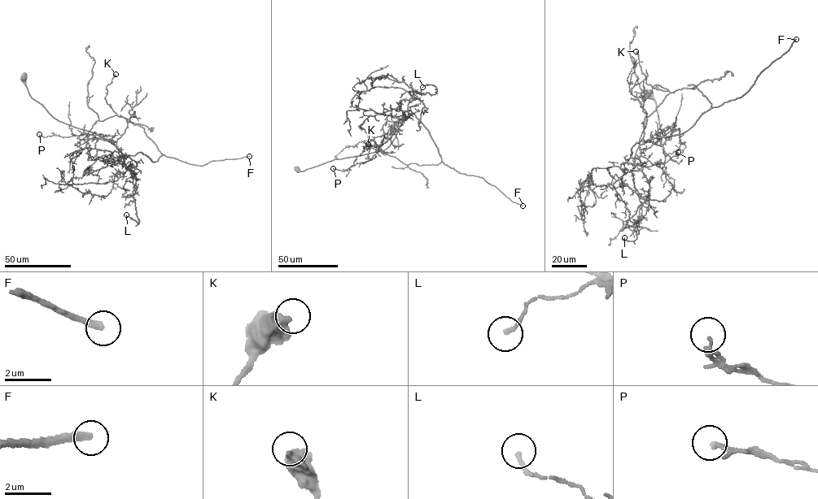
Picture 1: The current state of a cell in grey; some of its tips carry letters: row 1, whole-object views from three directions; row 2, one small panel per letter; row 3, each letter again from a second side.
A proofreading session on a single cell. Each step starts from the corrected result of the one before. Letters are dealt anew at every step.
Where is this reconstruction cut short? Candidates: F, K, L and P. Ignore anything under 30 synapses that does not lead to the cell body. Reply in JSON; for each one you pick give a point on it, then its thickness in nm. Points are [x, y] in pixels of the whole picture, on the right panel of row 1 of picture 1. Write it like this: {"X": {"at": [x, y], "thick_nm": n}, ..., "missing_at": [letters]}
{"F": {"at": [796, 39], "thick_nm": 280}, "missing_at": ["F"]}

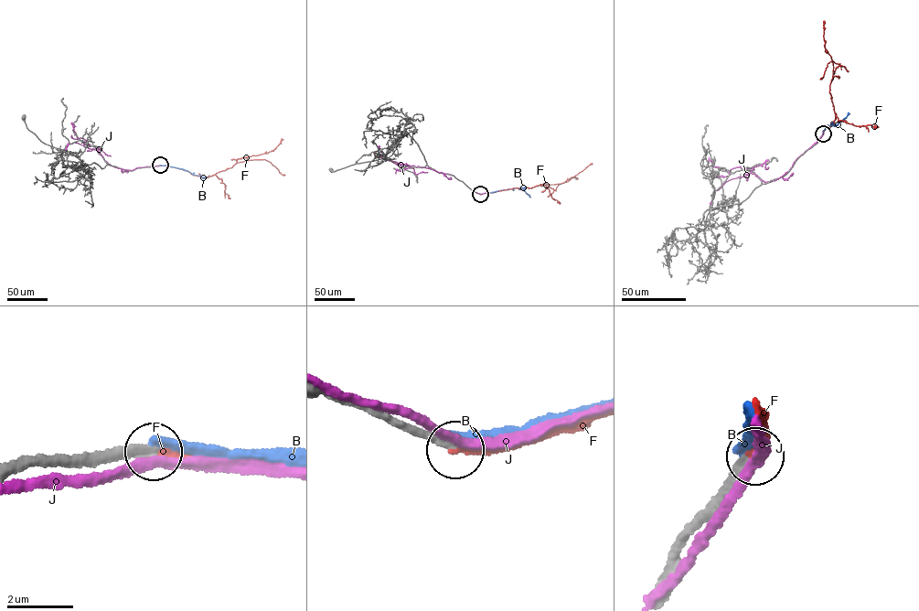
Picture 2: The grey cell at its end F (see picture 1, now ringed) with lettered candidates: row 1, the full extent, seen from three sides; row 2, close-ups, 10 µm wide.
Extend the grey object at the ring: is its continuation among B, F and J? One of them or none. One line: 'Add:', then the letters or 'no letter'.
Add: F

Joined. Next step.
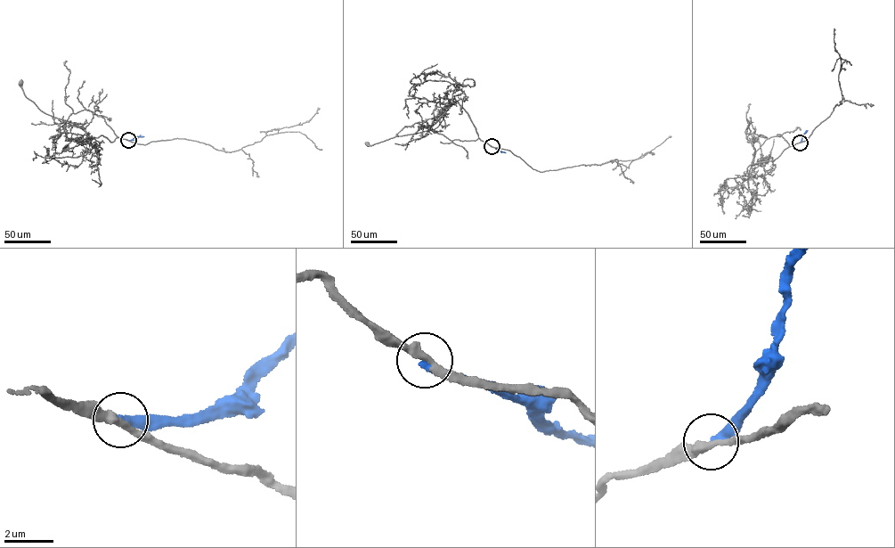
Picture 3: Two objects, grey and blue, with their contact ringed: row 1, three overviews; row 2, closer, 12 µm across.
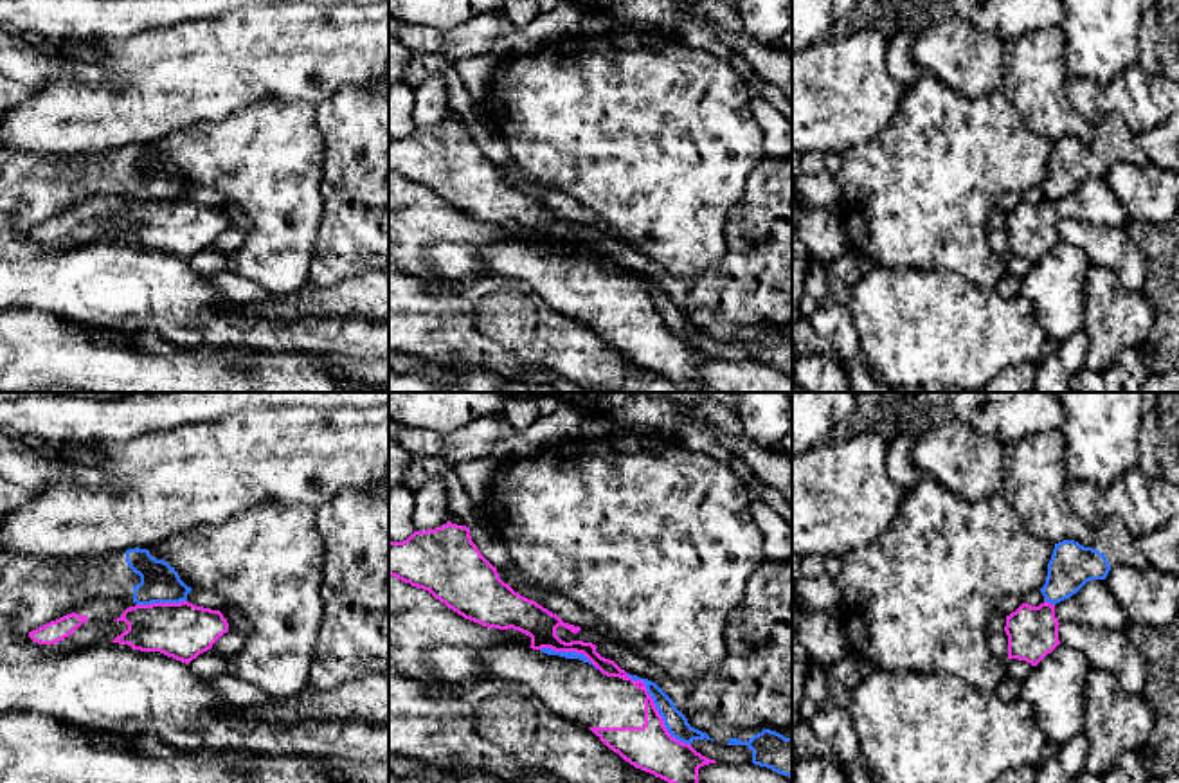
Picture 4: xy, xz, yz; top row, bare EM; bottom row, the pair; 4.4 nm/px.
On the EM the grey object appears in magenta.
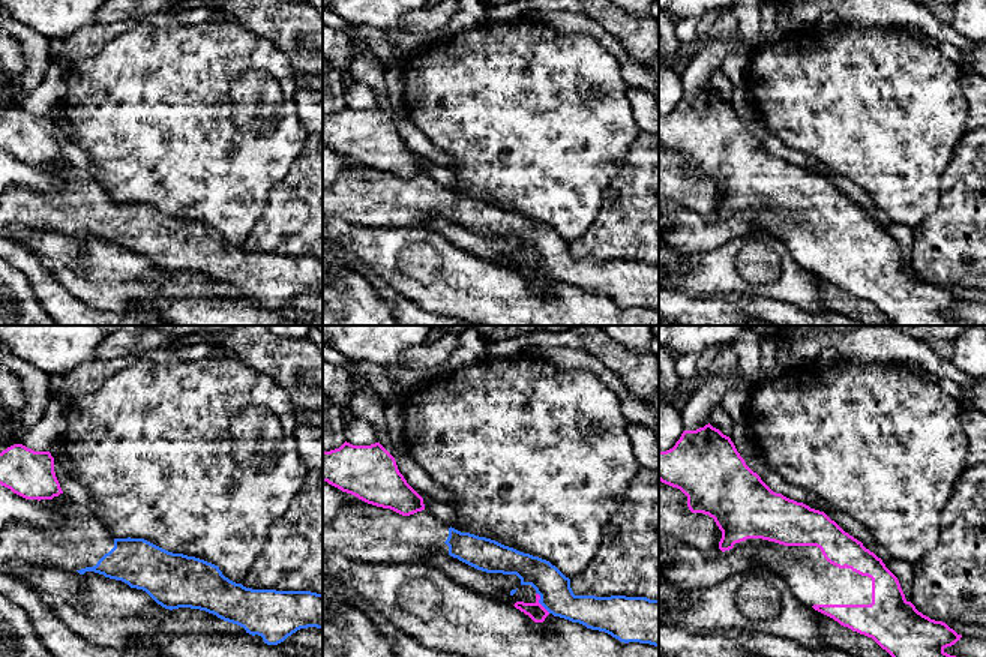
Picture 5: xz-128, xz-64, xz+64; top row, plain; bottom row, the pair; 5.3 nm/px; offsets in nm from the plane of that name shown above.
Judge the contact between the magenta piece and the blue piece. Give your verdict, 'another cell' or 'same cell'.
another cell

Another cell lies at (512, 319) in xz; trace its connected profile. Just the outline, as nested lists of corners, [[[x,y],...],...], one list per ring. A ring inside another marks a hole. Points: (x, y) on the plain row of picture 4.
[[[389,266],[389,349],[436,364],[477,367],[515,378],[540,367],[583,389],[608,392],[686,392],[675,382],[635,365],[589,324],[554,311],[522,279],[484,274],[459,292],[441,292],[434,279]]]

